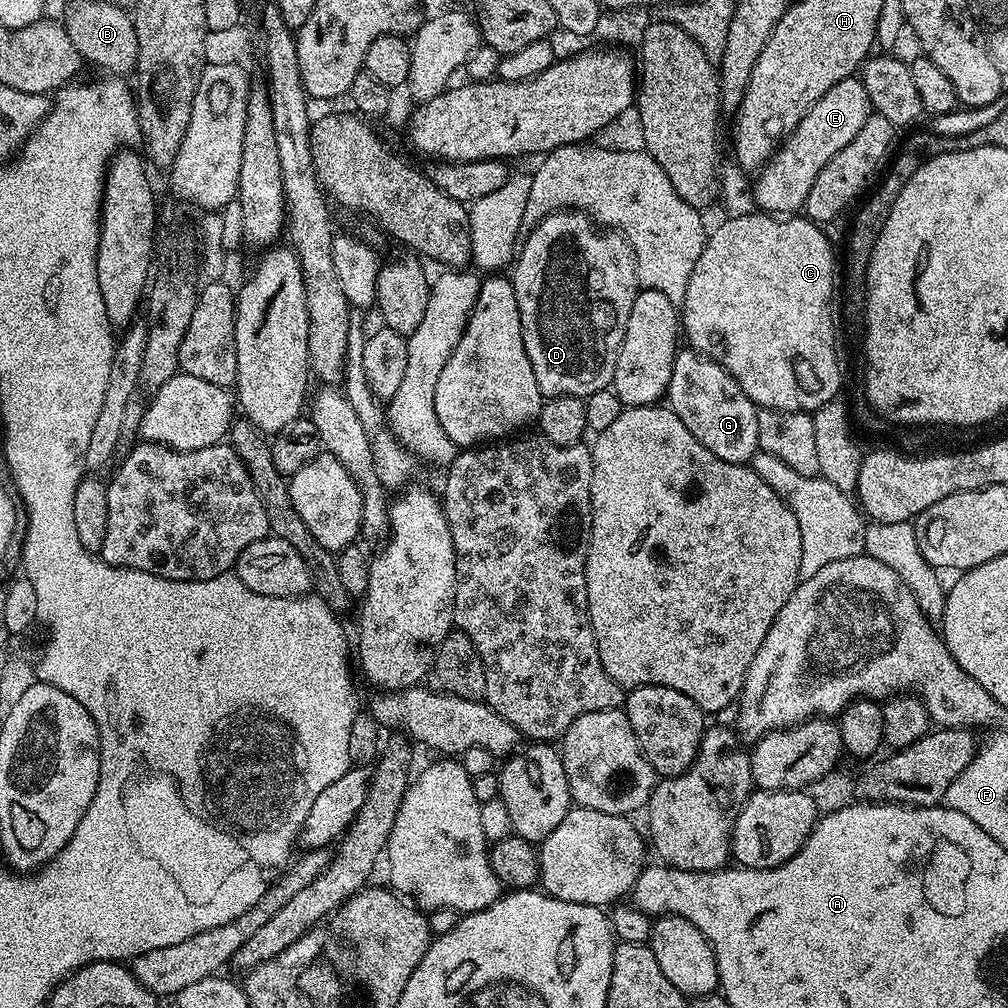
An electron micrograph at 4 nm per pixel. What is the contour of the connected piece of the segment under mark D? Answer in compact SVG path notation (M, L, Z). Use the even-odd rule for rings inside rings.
M581 211L551 213L523 237L510 268L510 279L522 322L522 342L545 397L586 398L609 387L626 334L626 321L630 319L630 306L634 306L638 291L635 254L624 236L615 230L601 231Z

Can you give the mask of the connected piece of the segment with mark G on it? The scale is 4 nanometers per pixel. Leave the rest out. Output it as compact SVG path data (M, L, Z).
M691 346L677 351L666 404L674 414L678 414L678 418L682 418L686 430L690 430L690 434L710 450L710 454L718 454L718 458L726 462L748 464L760 447L758 409L752 399L718 361L703 356Z

